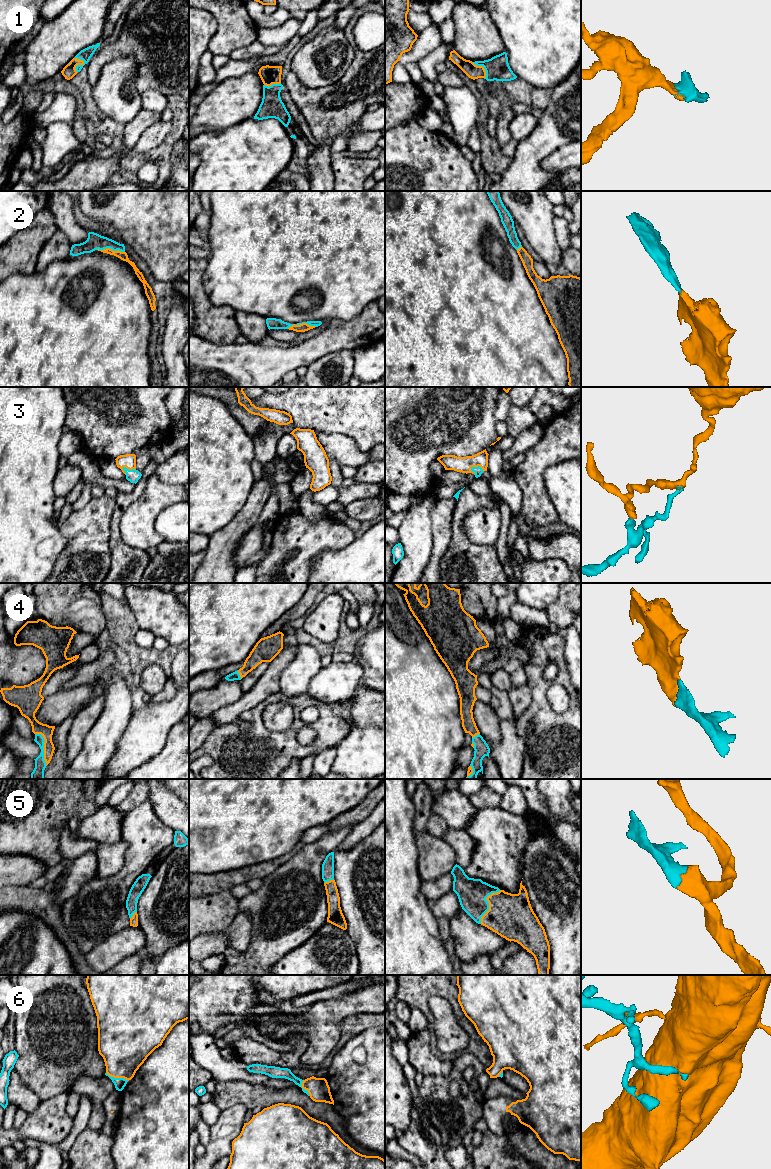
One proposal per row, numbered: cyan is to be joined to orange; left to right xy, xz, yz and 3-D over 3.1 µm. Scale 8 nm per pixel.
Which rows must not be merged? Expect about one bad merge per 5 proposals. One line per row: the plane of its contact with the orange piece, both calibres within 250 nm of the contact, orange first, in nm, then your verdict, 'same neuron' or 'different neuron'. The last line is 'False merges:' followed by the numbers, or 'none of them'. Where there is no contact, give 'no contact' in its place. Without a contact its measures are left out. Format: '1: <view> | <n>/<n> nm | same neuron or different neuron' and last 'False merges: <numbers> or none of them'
1: xy | 110/90 nm | same neuron
2: xy | 70/130 nm | same neuron
3: yz | 130/70 nm | same neuron
4: xy | 100/110 nm | same neuron
5: yz | 360/240 nm | same neuron
6: xy | 380/90 nm | same neuron
False merges: none of them

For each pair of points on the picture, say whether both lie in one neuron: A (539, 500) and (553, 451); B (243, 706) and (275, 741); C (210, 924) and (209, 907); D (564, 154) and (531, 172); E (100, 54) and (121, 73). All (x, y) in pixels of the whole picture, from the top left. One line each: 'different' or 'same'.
A: same
B: different
C: same
D: different
E: different

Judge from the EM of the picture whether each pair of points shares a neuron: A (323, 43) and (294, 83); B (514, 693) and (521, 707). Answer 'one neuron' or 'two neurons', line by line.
A: two neurons
B: one neuron

